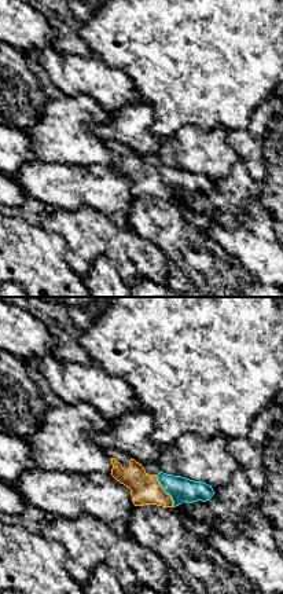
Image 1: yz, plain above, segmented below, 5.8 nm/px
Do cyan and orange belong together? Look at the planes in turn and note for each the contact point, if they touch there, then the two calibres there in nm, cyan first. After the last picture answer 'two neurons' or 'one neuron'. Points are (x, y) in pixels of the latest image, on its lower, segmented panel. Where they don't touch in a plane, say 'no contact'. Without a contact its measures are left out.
contact (165, 491); calibres 140 and 180 nm

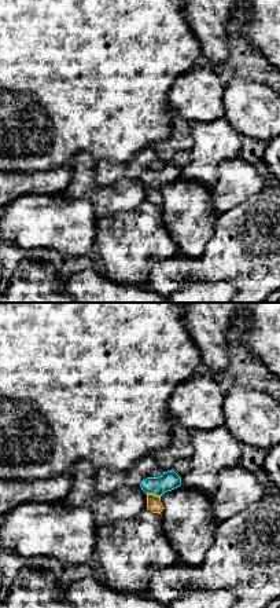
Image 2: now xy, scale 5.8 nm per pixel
contact (154, 494); calibres 110 and 90 nm

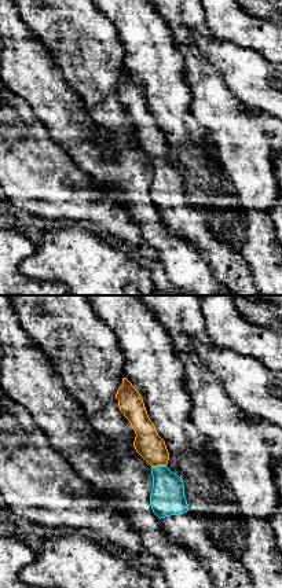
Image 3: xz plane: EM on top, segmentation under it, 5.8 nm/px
contact (158, 466); calibres 200 and 160 nm

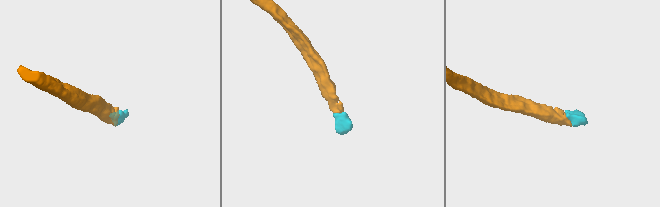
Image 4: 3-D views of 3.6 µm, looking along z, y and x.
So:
one neuron

